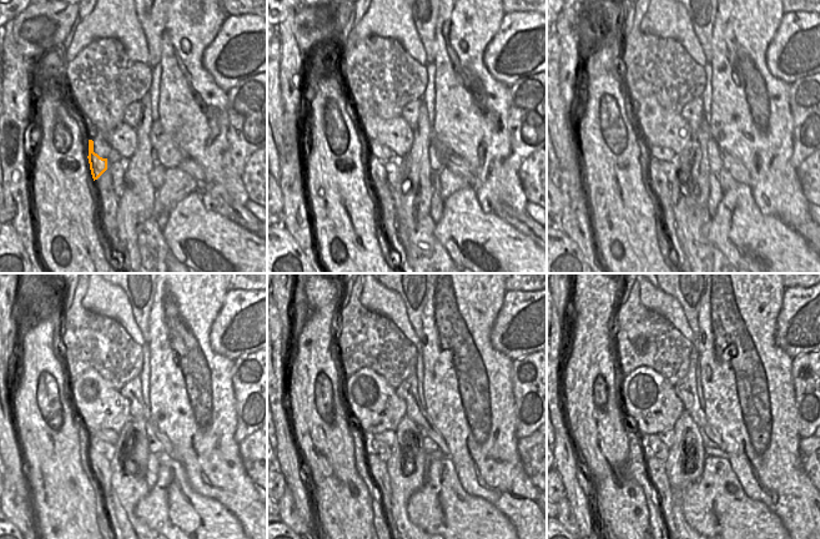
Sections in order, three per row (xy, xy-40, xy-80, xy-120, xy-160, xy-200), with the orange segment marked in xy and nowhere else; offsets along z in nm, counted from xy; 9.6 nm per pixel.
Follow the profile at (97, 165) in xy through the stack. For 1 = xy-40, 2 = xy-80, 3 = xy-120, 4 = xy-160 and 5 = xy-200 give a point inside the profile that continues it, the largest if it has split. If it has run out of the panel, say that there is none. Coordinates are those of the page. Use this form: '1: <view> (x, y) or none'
1: xy-40 (377, 172)
2: xy-80 (657, 179)
3: xy-120 (100, 466)
4: xy-160 (377, 467)
5: xy-200 (655, 467)

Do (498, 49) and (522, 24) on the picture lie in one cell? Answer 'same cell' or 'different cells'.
same cell

